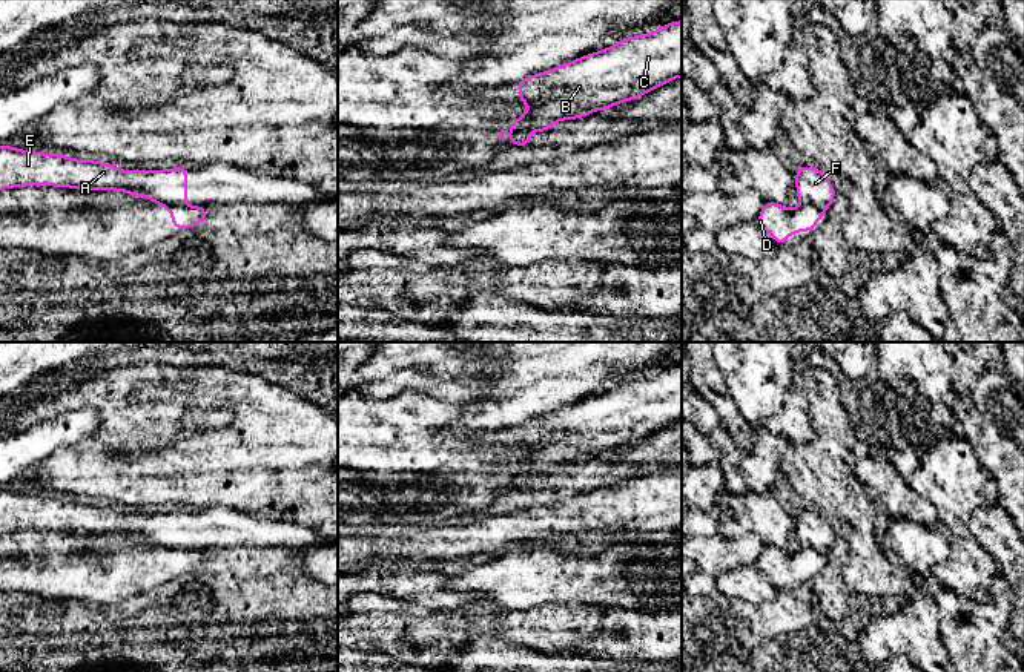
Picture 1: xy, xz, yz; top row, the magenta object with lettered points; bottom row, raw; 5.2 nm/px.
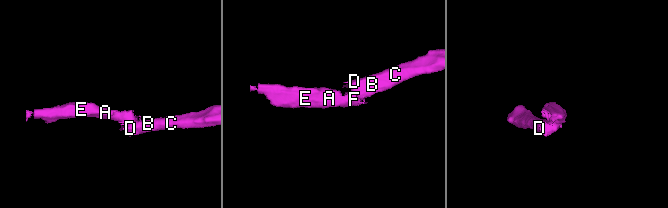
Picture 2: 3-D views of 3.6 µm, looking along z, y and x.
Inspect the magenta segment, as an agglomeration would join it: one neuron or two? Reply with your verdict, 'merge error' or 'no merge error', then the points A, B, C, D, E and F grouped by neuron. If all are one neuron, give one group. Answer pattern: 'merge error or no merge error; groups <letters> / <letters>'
merge error; groups A E F / B C D

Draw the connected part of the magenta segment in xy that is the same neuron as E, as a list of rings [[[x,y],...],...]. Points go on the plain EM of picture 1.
[[[0,489],[0,534],[23,529],[115,534],[184,549],[186,523],[186,509],[164,514],[121,514],[112,506]]]

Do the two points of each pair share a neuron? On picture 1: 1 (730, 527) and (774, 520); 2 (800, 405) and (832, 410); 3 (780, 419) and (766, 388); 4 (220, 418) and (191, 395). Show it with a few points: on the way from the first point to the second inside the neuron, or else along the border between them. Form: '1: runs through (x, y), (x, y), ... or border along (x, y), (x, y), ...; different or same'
1: runs through (740, 523), (743, 520), (763, 520); same
2: border along (792, 382), (806, 401), (814, 430); different
3: border along (792, 384), (785, 402), (765, 419); different
4: border along (235, 413), (223, 425), (200, 428), (186, 436); different

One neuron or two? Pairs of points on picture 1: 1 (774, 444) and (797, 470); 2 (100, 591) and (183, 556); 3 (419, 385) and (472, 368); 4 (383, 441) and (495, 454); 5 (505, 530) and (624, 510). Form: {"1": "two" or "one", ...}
{"1": "two", "2": "one", "3": "two", "4": "one", "5": "one"}

